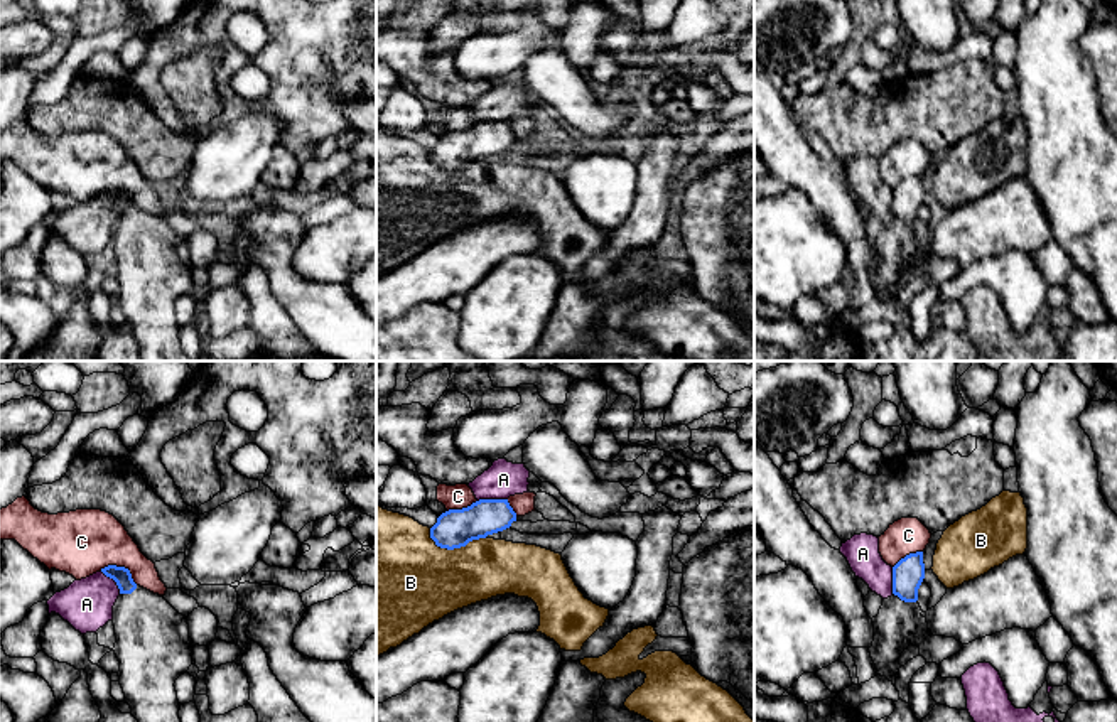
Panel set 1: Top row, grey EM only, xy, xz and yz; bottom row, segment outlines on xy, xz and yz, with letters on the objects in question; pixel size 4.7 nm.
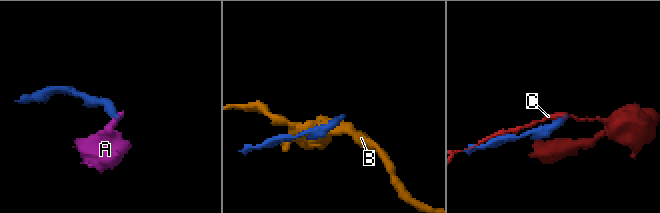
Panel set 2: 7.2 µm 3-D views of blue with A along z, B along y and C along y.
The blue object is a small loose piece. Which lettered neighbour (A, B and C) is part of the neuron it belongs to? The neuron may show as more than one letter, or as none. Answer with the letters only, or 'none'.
none

